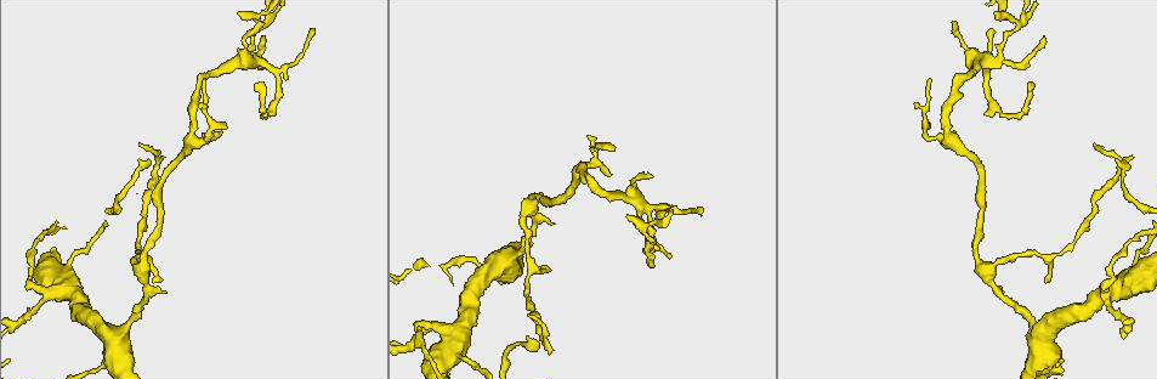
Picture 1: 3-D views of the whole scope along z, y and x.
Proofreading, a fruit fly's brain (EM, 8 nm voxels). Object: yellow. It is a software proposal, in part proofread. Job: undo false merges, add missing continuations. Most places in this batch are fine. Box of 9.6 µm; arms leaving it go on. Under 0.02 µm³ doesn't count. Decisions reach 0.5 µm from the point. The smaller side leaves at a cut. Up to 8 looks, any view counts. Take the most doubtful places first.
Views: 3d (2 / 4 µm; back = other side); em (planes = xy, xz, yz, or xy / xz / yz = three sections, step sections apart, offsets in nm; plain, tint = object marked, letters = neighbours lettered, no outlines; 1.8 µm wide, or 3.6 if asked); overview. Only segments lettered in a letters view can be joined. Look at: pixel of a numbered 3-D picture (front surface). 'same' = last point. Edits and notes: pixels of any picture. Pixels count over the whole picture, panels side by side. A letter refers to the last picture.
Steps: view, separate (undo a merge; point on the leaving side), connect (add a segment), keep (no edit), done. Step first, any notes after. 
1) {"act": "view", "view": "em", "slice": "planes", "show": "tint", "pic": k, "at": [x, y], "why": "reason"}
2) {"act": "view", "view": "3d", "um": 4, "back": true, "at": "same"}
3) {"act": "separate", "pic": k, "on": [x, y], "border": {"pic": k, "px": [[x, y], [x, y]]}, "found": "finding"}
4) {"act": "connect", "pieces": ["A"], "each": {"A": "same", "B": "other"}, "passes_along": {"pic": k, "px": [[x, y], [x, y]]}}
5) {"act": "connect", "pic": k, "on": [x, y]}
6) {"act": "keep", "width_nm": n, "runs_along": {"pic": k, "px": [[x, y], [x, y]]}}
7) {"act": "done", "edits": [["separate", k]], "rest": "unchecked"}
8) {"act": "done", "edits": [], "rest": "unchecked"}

{"act": "view", "view": "em", "slice": "planes", "show": "letters", "pic": 1, "at": [1016, 25], "why": "abrupt turn"}

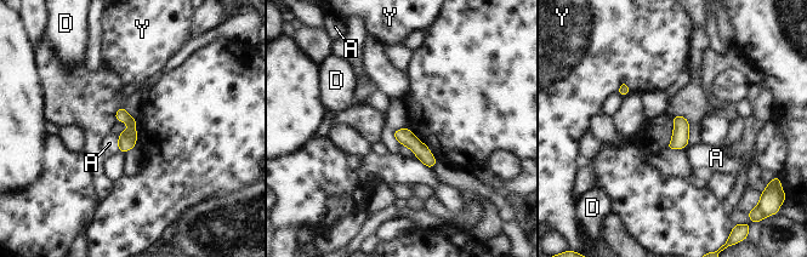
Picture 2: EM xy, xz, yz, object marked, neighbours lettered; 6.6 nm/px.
{"act": "keep", "each": {"A": "other", "D": "other", "Y": "other"}, "runs_along": {"pic": 2, "px": [[397, 133], [407, 137], [430, 164]]}, "found": "continuous, no second neuron"}

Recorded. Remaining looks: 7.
{"act": "view", "view": "3d", "um": 4, "back": true, "pic": 1, "at": [124, 329], "why": "calibre changes"}

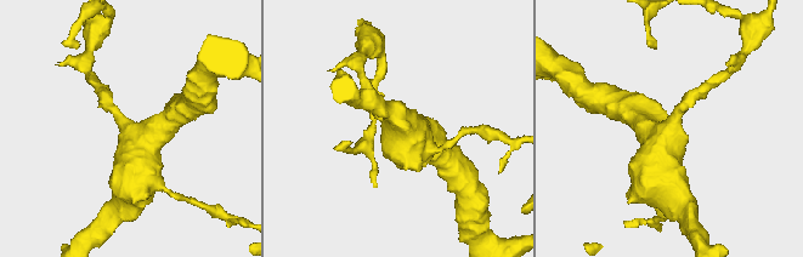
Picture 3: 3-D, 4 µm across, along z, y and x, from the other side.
{"act": "view", "view": "em", "um": 3.6, "slice": "yz", "step": 4, "show": "tint", "pic": 3, "at": [128, 129], "why": "need the tissue"}

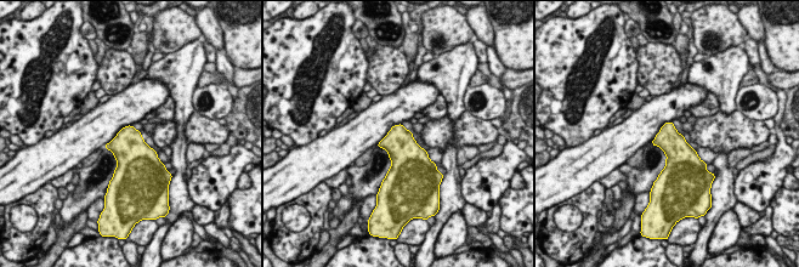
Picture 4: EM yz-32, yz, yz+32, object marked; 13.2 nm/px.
{"act": "view", "view": "em", "um": 3.6, "slice": "planes", "show": "letters", "at": "same"}

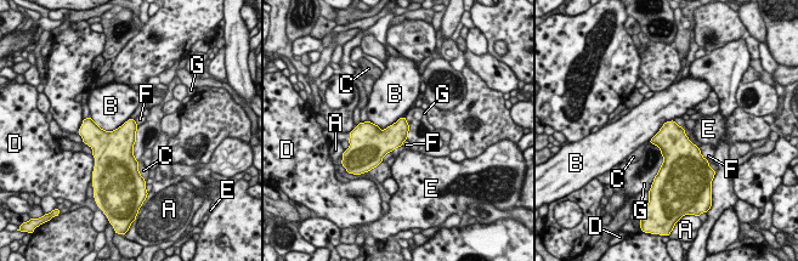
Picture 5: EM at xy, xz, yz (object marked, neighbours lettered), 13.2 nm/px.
{"act": "keep", "longest_contact_nm": ["B", 550], "each": {"A": "other", "B": "other", "C": "other", "D": "other", "E": "other", "F": "other", "G": "other"}, "found": "continuous, no second neuron"}

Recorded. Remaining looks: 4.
{"act": "view", "view": "em", "slice": "planes", "show": "letters", "pic": 1, "at": [953, 141], "why": "arms part here"}

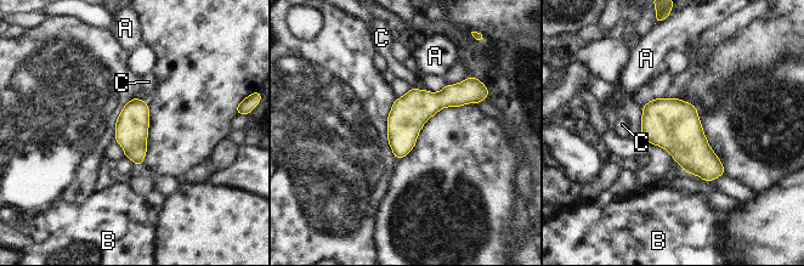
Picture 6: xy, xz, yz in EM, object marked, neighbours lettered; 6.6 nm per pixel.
{"act": "keep", "each": {"A": "other", "B": "other", "C": "other"}, "border": {"pic": 6, "px": [[412, 86], [423, 90]]}, "found": "one neuron here"}

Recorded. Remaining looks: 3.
{"act": "done", "edits": [], "rest": "unchecked"}

